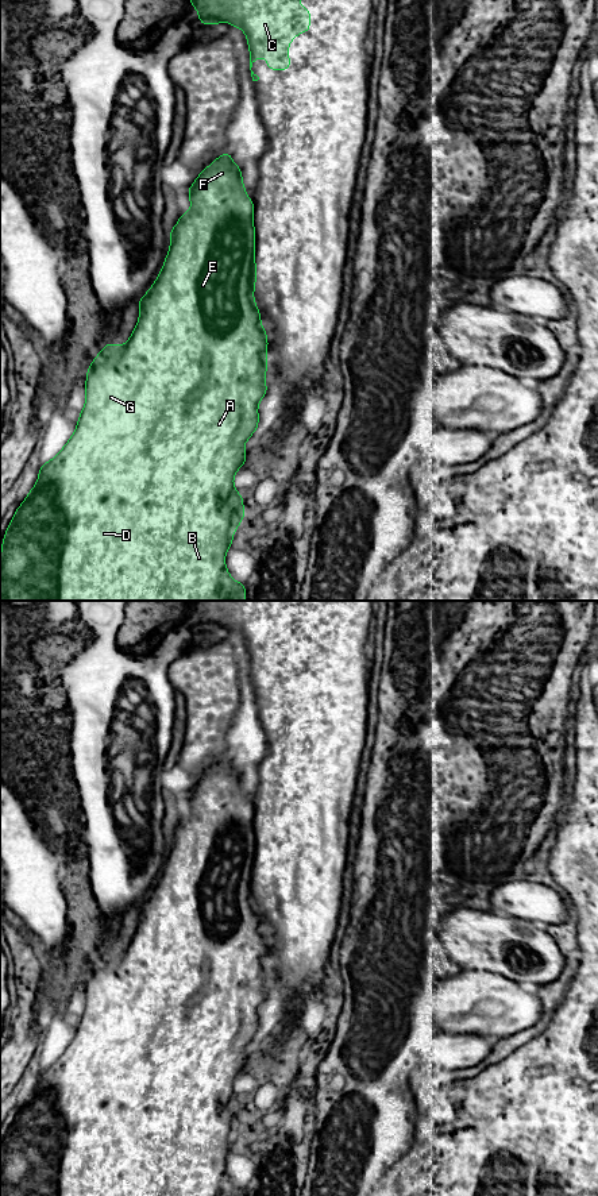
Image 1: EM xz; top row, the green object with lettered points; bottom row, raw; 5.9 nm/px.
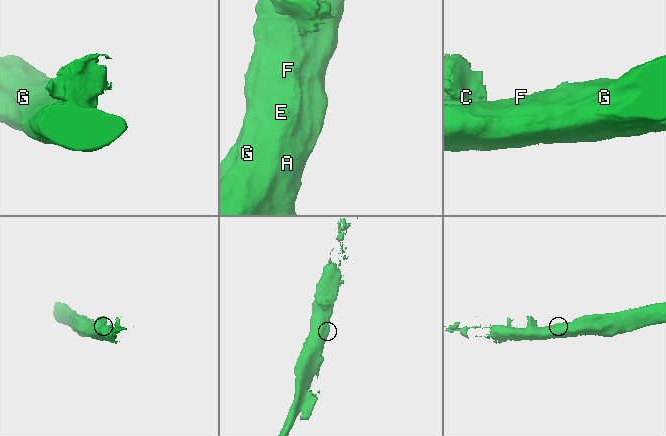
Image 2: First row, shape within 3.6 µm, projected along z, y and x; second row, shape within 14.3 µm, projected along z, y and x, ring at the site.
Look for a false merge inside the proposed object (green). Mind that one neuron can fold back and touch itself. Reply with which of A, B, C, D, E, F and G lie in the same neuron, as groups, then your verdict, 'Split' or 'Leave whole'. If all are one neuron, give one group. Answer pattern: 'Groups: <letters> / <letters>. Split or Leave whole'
Groups: A B D E F G / C. Split

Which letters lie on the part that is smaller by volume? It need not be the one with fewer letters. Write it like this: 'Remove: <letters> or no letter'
Remove: C

